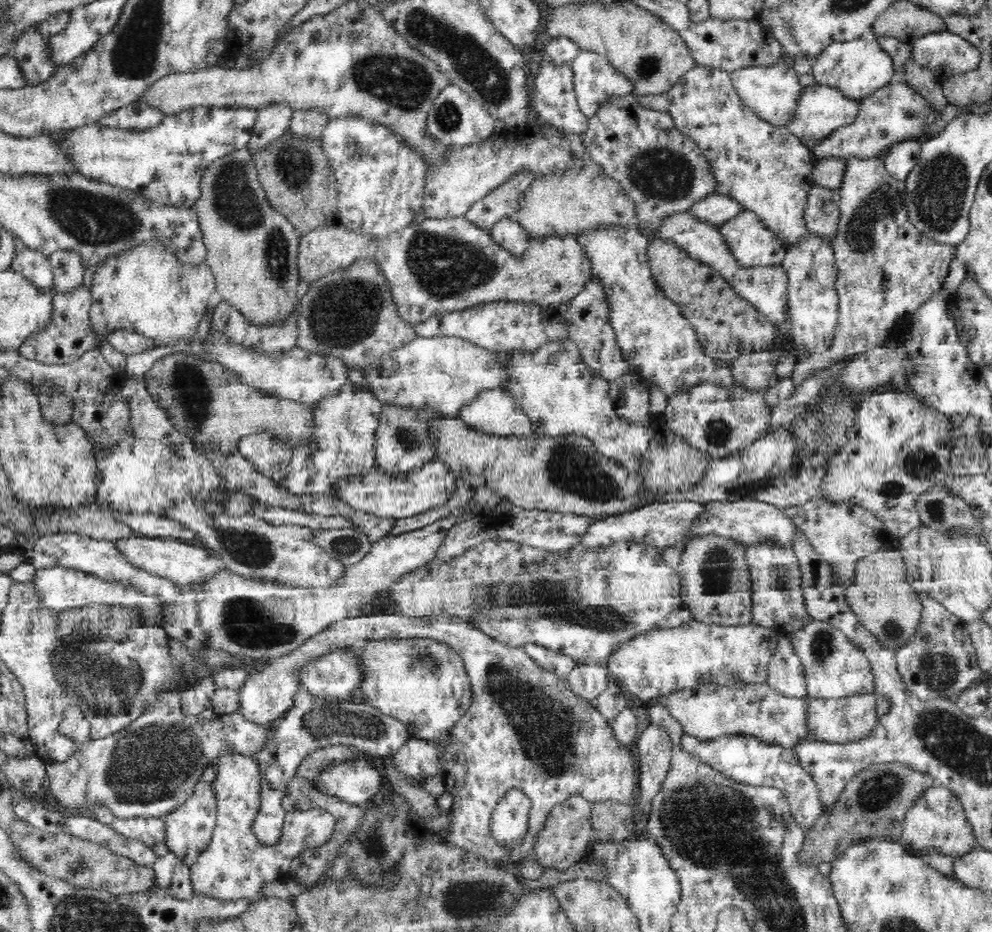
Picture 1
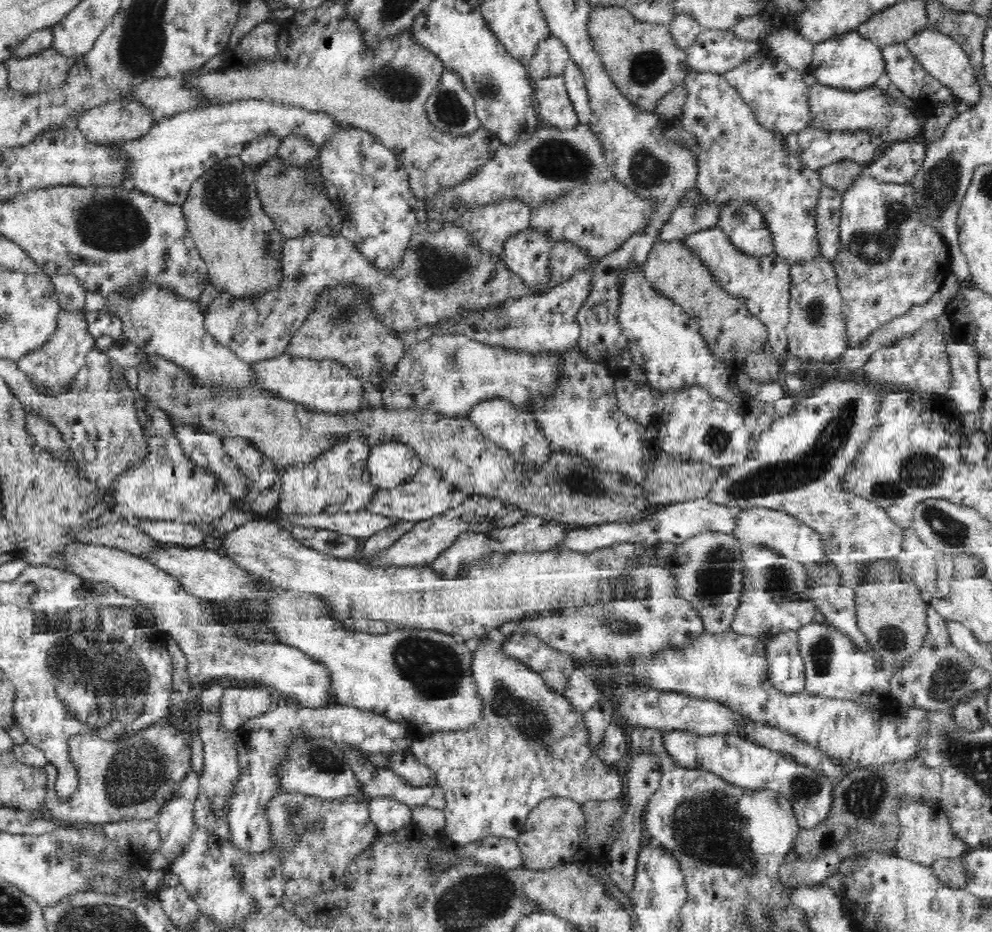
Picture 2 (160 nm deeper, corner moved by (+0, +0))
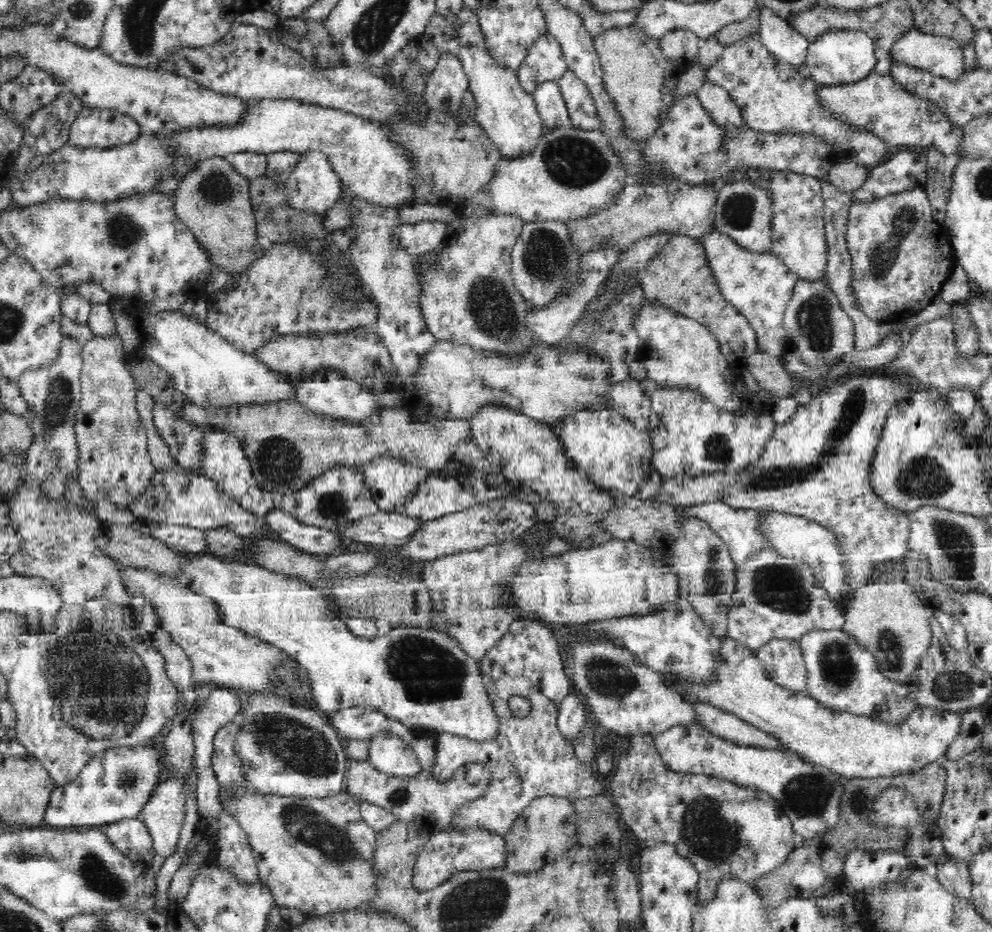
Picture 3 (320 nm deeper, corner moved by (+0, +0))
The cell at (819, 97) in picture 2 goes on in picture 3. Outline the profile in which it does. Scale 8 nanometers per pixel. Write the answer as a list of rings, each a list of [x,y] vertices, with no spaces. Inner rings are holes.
[[[873,71],[860,83],[821,85],[818,101],[822,104],[822,109],[830,113],[830,117],[838,123],[875,134],[888,147],[922,149],[932,145],[946,157],[958,152],[962,128],[952,127],[930,101],[904,91],[890,74]]]

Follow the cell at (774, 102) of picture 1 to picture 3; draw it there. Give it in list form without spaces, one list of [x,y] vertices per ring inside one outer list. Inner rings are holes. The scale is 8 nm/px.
[[[758,33],[751,34],[745,39],[726,46],[724,56],[714,66],[708,68],[706,76],[716,85],[722,85],[737,101],[742,108],[743,114],[745,114],[746,123],[752,130],[767,133],[814,134],[822,137],[825,142],[831,143],[835,148],[849,150],[848,156],[850,156],[850,159],[854,160],[855,163],[866,166],[868,169],[885,159],[889,147],[884,141],[864,129],[854,129],[848,127],[848,125],[842,125],[842,123],[838,123],[836,119],[830,117],[830,113],[826,113],[822,109],[822,104],[818,101],[820,86],[816,85],[811,79],[804,80],[798,74],[798,67],[786,64],[772,56],[759,40]]]

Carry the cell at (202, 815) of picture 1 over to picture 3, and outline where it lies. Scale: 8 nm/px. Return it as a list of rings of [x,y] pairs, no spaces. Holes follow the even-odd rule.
[[[184,777],[166,778],[156,786],[150,802],[138,816],[150,829],[155,854],[168,857],[178,849],[188,793],[189,782]]]

